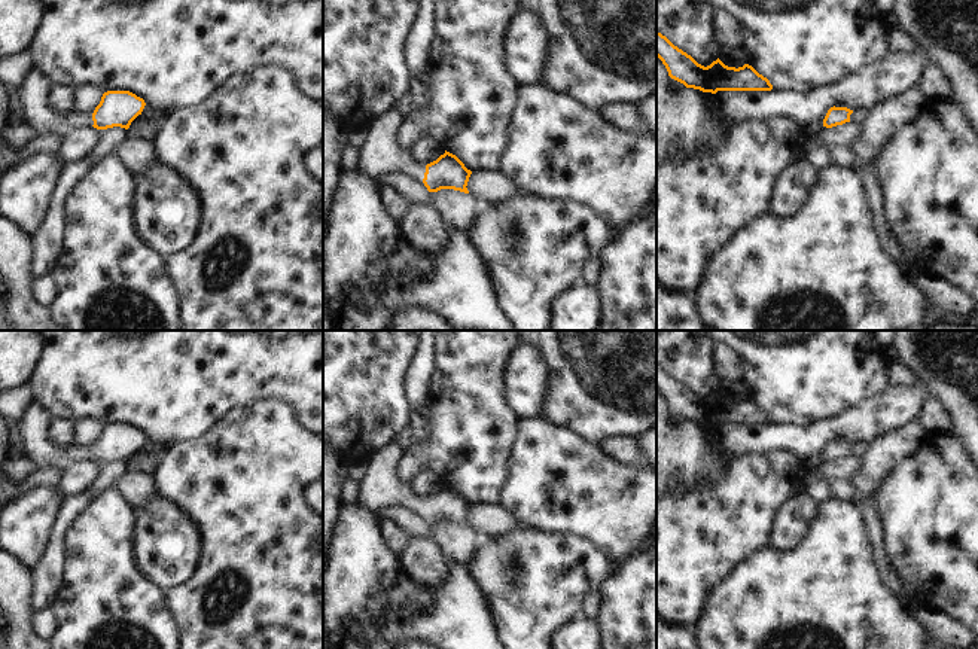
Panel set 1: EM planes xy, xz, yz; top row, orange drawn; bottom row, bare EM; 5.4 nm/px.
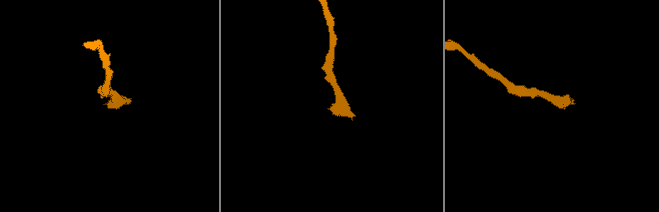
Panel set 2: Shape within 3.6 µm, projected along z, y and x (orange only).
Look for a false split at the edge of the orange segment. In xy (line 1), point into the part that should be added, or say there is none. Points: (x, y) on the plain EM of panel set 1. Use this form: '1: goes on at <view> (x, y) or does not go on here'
1: goes on at xy (33, 427)

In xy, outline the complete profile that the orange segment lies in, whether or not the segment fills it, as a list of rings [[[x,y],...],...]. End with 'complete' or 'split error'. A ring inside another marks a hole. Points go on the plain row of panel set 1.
[[[33,402],[19,420],[19,436],[25,458],[34,463],[37,470],[55,469],[63,472],[74,463],[94,460],[107,463],[121,460],[128,463],[131,455],[141,448],[146,436],[130,424],[107,424],[92,450],[80,448],[76,444],[60,447],[48,436],[52,418]]] | split error

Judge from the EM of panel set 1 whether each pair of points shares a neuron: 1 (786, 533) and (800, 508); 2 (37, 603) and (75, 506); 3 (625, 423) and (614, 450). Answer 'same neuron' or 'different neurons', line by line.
1: same neuron
2: same neuron
3: different neurons

